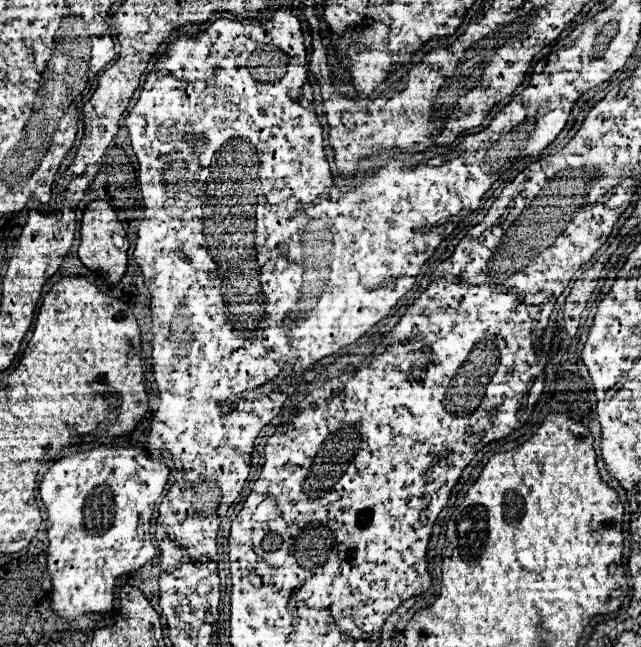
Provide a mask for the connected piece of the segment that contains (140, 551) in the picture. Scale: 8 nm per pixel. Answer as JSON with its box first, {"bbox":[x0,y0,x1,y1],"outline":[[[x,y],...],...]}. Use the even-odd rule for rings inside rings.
{"bbox":[39,446,169,622],"outline":[[[99,446],[89,452],[79,452],[61,460],[45,472],[39,486],[39,496],[47,508],[47,572],[51,576],[53,594],[51,610],[73,622],[89,614],[105,614],[113,610],[115,580],[121,574],[139,570],[155,556],[149,526],[153,508],[167,484],[169,468],[159,456],[147,456],[141,448]]]}

